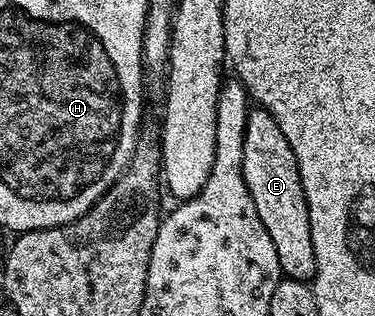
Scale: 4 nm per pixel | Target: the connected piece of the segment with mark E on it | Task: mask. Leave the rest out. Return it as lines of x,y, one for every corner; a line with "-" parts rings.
262,105
252,106
247,112
241,173
245,177
249,197
253,197
253,205
257,205
257,217
261,217
261,225
265,225
265,230
273,241
273,249
277,249
280,272
289,279
310,280
315,274
313,233
309,233
309,211
305,201
305,189
301,189
301,173
297,169
297,157
293,157
293,145
289,145
285,133
281,133
281,125
273,121
271,114

